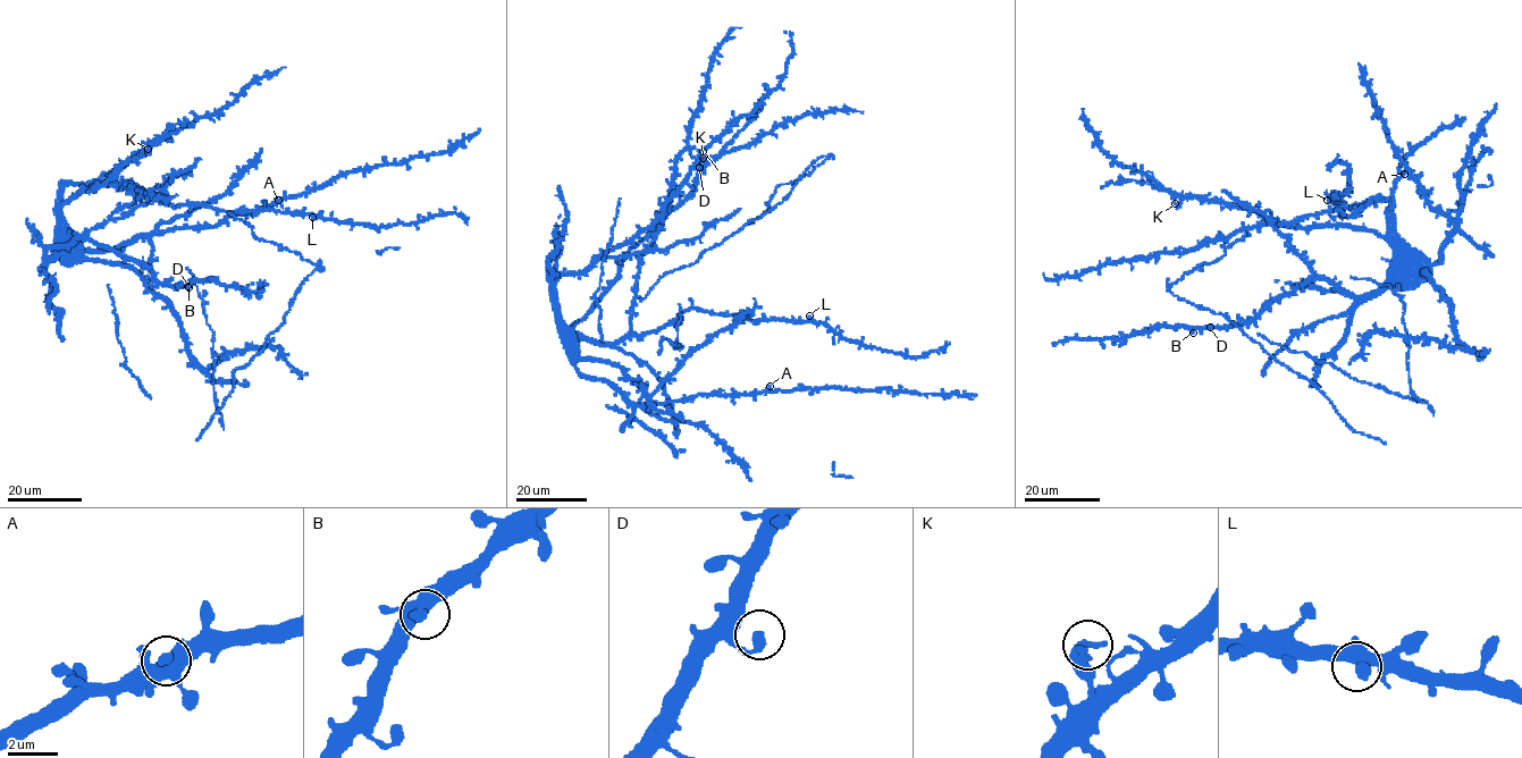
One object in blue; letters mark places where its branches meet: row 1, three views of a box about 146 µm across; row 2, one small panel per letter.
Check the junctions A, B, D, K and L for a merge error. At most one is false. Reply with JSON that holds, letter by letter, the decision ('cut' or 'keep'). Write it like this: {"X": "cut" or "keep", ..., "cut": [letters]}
{"A": "keep", "B": "keep", "D": "keep", "K": "keep", "L": "keep", "cut": []}

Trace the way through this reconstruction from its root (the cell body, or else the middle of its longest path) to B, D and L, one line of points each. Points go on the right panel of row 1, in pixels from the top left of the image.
B: (1453, 316), (1423, 272), (1350, 296), (1313, 278), (1276, 297), (1254, 319), (1197, 326), (1193, 333)
D: (1453, 316), (1423, 272), (1350, 296), (1312, 279), (1276, 297), (1254, 319), (1210, 327)
L: (1453, 316), (1422, 263), (1392, 235), (1390, 202), (1373, 196), (1346, 217), (1342, 205), (1327, 200)

